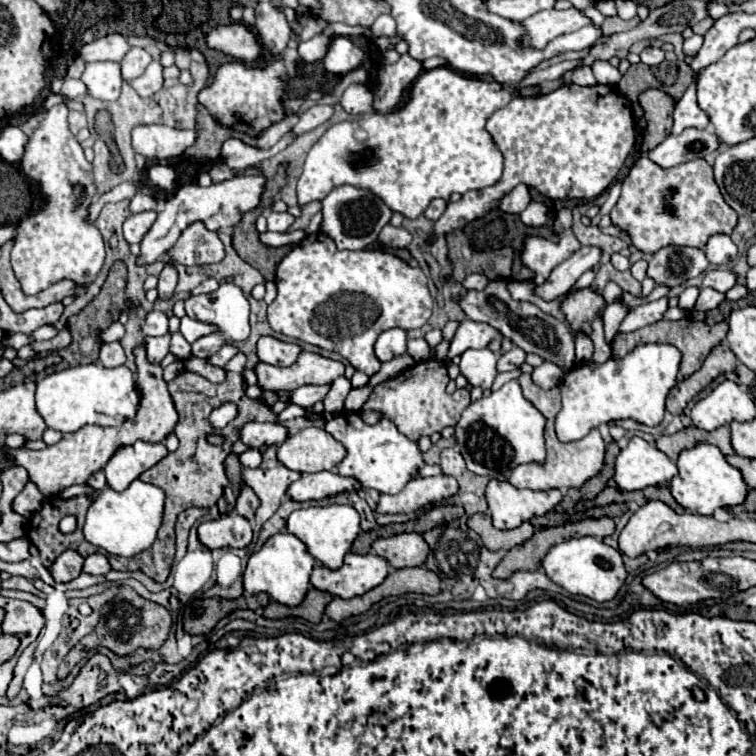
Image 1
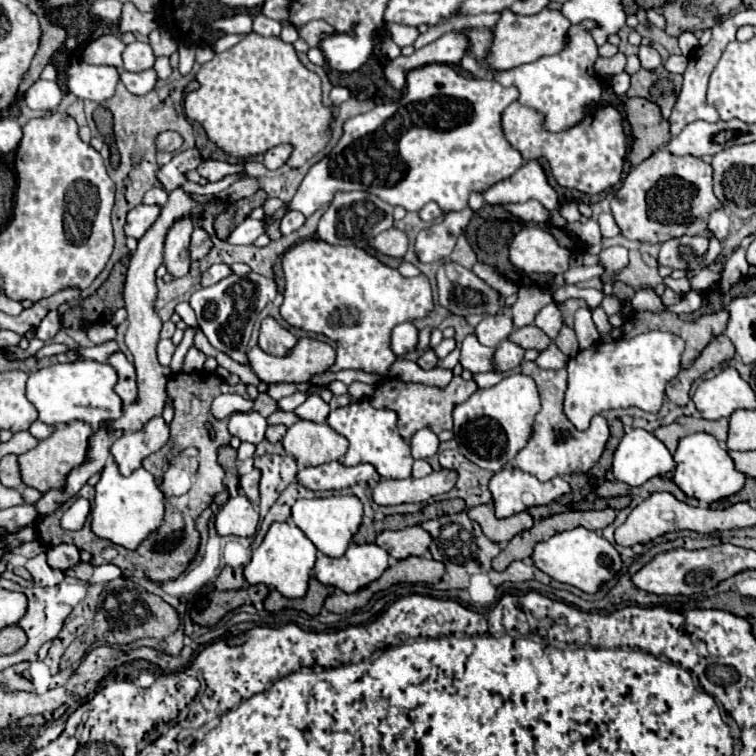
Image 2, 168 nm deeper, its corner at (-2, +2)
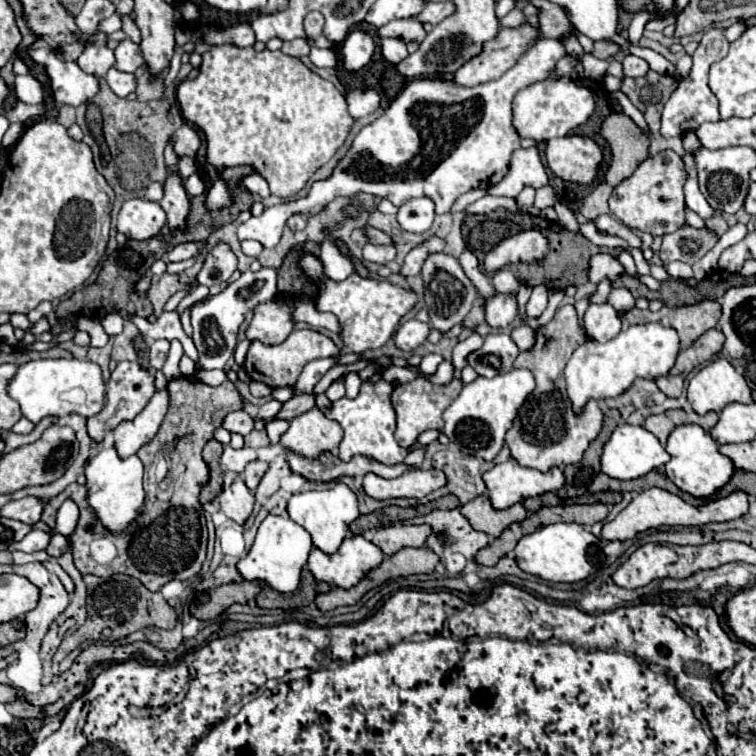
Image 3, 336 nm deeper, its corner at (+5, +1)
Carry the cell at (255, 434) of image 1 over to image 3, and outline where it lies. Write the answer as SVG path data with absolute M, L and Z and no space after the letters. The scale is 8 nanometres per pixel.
M236 410L236 412L230 412L228 416L224 416L222 428L226 428L228 432L238 432L238 434L246 436L254 428L254 420L244 410Z

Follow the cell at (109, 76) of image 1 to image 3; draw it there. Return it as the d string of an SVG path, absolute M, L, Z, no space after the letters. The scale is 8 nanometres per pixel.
M36 38L32 46L28 48L28 56L36 64L44 66L50 78L50 88L52 88L56 104L80 106L90 102L96 96L98 78L80 70L76 62L64 62L56 58L54 50L44 40Z

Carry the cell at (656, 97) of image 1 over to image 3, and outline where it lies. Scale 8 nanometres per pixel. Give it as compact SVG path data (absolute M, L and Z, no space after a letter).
M612 112L600 126L600 136L608 142L612 162L604 172L608 186L618 186L624 178L632 176L642 160L648 158L650 140L644 132L626 116Z

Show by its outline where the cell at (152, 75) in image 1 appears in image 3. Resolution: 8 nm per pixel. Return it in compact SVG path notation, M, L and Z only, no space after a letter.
M116 68L108 70L106 82L112 88L112 92L116 96L120 96L120 98L126 98L128 94L132 94L136 90L136 78L134 78L134 74L126 74L126 72L120 72Z

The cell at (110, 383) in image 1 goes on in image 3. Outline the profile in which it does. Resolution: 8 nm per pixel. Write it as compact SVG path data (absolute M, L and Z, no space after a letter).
M30 360L18 366L18 372L8 382L8 394L20 404L22 416L30 422L40 422L44 416L66 416L80 414L84 418L96 416L104 406L106 386L102 370L90 360Z

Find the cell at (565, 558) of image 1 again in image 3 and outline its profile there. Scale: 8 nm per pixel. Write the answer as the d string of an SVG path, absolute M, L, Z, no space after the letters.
M556 522L544 528L538 528L528 536L522 536L514 548L514 554L516 554L516 564L528 574L534 574L552 582L578 582L578 580L584 580L588 574L594 574L604 568L606 556L602 548L604 548L602 540L596 538L582 524Z

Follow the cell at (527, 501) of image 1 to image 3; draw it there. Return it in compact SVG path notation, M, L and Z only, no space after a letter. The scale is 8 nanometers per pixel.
M512 458L502 464L494 464L494 468L484 472L482 478L488 486L488 496L496 510L524 502L528 496L556 492L564 486L564 474L560 468L550 468L542 474L540 470L520 466Z

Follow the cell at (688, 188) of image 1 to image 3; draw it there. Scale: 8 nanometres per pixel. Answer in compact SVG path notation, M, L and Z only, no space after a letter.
M672 150L658 152L656 156L646 158L630 178L622 180L614 188L610 196L610 210L618 220L628 224L630 228L638 228L642 232L650 232L656 236L670 234L686 226L684 192L682 192L684 180L686 180L686 170L682 158Z

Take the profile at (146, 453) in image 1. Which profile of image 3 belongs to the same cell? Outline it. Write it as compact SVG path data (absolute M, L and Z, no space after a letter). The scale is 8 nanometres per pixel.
M158 390L134 420L124 420L114 428L114 448L118 450L120 458L136 454L140 446L148 444L156 436L168 412L168 400L168 390Z

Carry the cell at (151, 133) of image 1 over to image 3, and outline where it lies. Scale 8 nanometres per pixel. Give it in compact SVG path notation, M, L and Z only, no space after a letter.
M182 124L170 140L178 156L194 156L200 148L200 136L190 124Z

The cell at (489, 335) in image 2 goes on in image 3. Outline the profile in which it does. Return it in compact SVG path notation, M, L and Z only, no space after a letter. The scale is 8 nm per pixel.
M496 294L486 304L486 322L492 328L506 328L518 316L516 294Z

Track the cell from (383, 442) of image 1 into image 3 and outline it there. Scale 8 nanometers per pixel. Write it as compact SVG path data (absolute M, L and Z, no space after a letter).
M380 378L378 382L372 384L372 380L364 380L360 394L356 398L340 398L332 402L332 408L328 412L330 418L334 418L342 428L344 428L344 438L340 442L340 458L350 460L352 456L370 456L382 464L398 464L404 462L408 450L400 448L398 442L394 440L394 428L396 428L396 412L390 404L390 394L392 394L394 384L386 382Z

